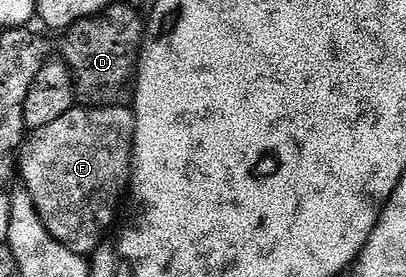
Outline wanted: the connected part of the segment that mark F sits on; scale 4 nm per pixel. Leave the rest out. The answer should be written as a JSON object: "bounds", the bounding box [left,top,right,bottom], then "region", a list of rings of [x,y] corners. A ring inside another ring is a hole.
{"bounds":[20,106,133,256],"region":[[[101,106],[98,110],[80,110],[74,108],[69,110],[63,116],[59,116],[59,120],[55,120],[51,124],[47,124],[43,129],[36,131],[32,135],[33,139],[24,143],[23,149],[20,151],[21,158],[21,178],[25,181],[25,186],[29,189],[28,197],[37,205],[37,211],[52,239],[56,240],[64,249],[72,250],[74,254],[89,256],[98,249],[101,237],[105,234],[105,229],[113,222],[113,209],[117,206],[117,197],[121,194],[121,185],[126,185],[127,179],[131,174],[131,143],[133,140],[133,111],[121,106]]]}

